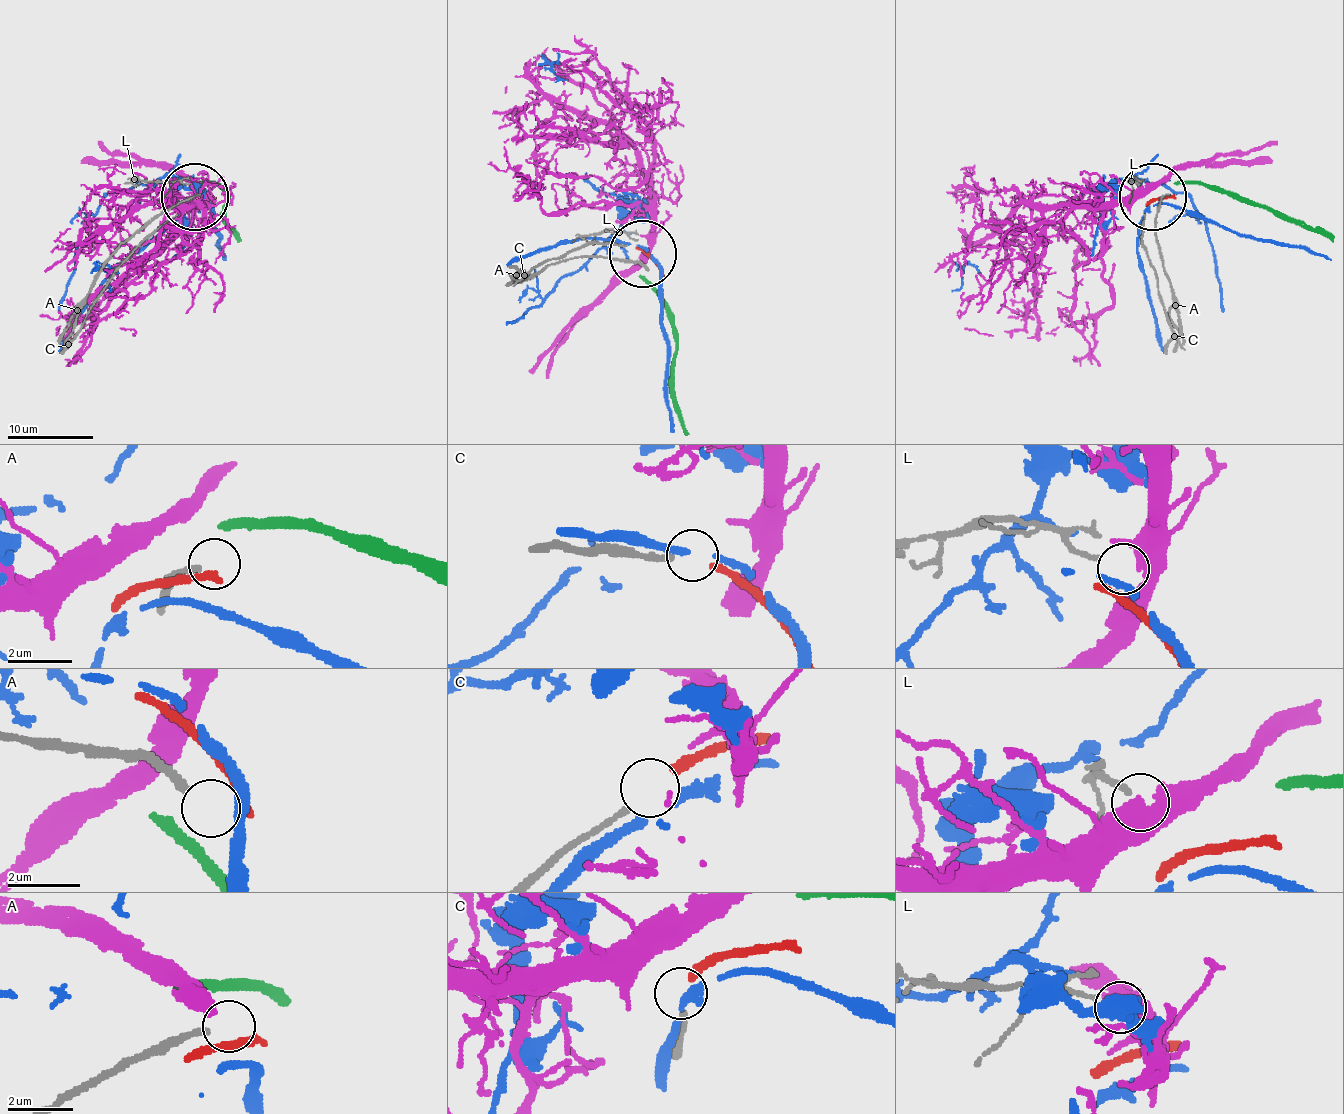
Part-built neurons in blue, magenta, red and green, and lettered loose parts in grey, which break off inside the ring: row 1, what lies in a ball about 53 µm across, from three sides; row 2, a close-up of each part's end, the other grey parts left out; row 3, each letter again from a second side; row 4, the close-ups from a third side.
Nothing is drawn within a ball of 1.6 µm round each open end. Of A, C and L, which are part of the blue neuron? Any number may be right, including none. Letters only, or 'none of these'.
none of these

